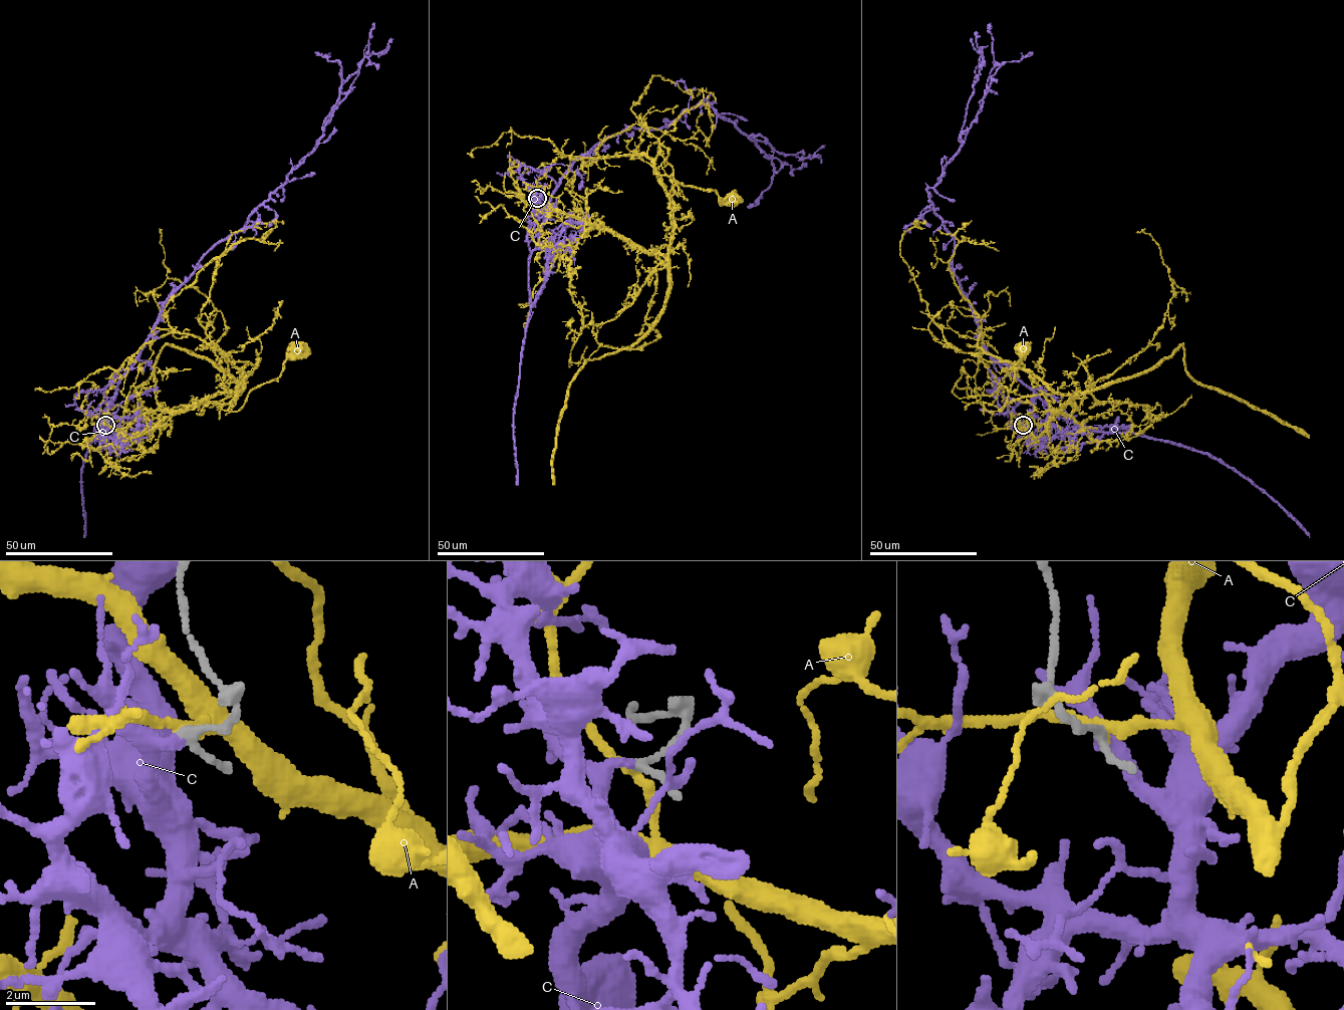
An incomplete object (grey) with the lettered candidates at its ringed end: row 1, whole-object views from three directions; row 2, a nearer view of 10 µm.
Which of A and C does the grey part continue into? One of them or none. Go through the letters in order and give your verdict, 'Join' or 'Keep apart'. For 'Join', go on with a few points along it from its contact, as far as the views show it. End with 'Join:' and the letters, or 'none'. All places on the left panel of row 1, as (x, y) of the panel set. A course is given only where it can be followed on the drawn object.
A: Keep apart
C: Join. Its course: (105, 425), (102, 415), (116, 384), (137, 360), (163, 303), (313, 150), (357, 74), (374, 23)
Join: C

